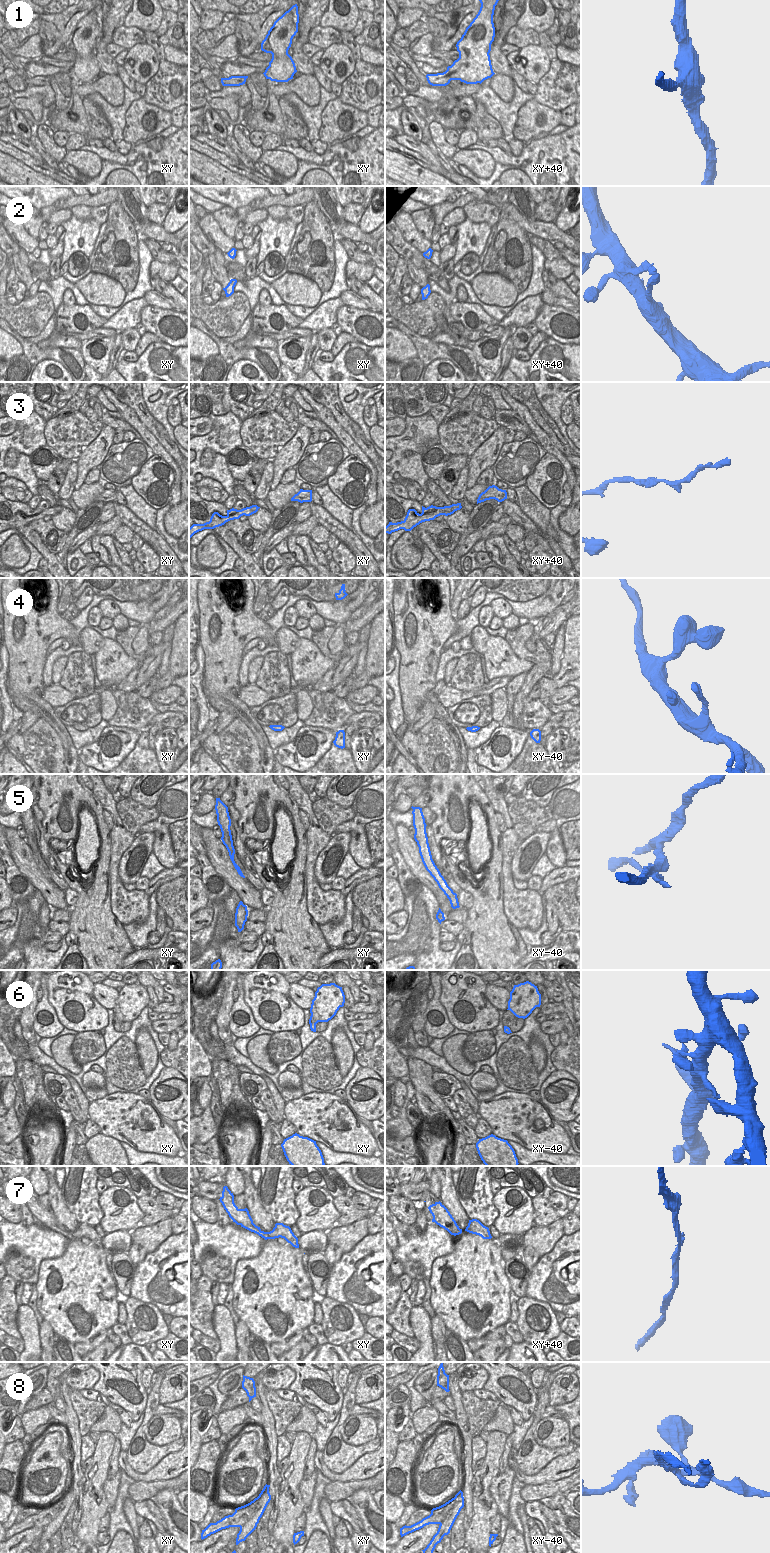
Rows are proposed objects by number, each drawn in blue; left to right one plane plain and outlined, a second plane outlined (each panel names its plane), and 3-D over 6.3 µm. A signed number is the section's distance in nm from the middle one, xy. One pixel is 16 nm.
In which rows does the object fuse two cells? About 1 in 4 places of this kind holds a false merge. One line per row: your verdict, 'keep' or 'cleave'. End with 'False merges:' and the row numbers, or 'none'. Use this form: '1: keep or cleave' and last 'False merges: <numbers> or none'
1: keep
2: cleave
3: keep
4: keep
5: cleave
6: keep
7: keep
8: cleave
False merges: 2, 5, 8

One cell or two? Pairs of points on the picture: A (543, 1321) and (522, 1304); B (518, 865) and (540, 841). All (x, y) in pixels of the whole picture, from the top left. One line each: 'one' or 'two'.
A: one
B: one

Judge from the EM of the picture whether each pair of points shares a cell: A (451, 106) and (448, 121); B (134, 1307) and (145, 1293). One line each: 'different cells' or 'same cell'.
A: same cell
B: different cells

